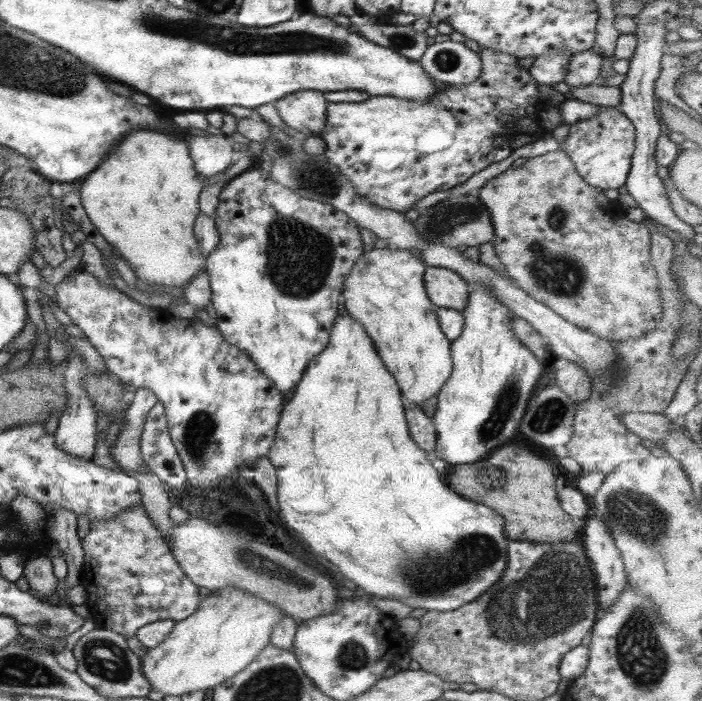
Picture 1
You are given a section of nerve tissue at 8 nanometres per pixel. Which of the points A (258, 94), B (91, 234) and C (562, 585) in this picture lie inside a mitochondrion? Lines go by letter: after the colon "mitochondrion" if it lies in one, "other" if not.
A: other
B: other
C: mitochondrion

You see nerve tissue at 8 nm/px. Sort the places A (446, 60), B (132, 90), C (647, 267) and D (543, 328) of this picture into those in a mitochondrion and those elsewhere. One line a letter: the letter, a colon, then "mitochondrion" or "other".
A: mitochondrion
B: other
C: other
D: other

